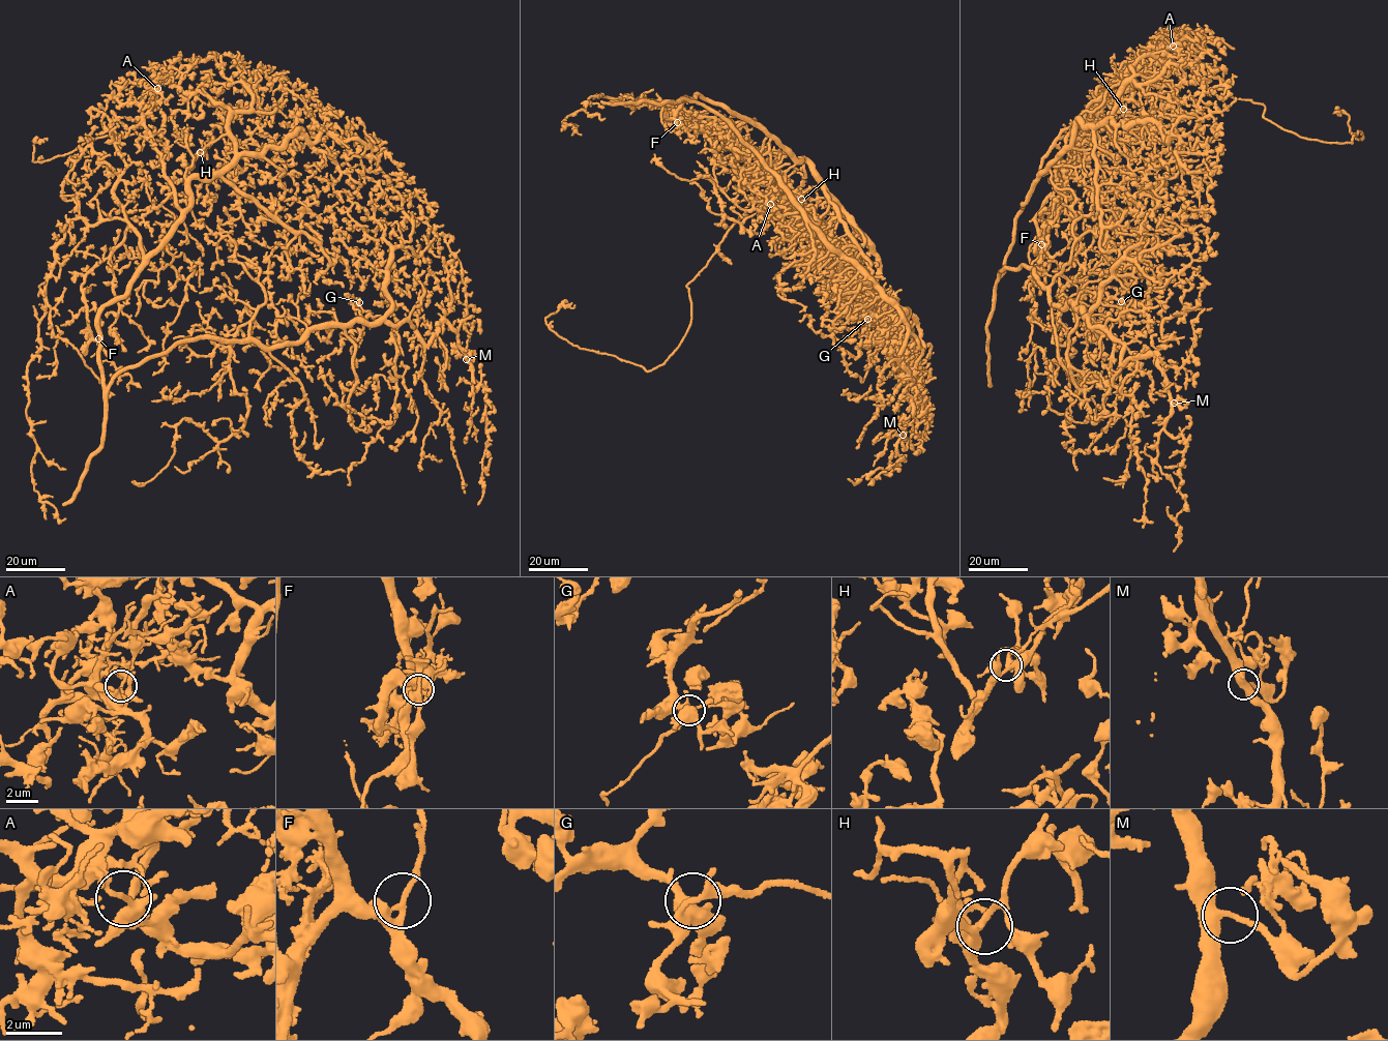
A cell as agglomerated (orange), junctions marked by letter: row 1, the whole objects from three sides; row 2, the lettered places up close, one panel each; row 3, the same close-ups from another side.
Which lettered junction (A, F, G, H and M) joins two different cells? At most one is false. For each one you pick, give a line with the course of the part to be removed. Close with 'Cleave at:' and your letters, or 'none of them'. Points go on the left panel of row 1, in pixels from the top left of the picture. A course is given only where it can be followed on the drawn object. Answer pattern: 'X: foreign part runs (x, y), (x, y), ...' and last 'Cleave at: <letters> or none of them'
A: foreign part runs (157, 88), (143, 93), (142, 124), (134, 129), (163, 142), (108, 136), (34, 162), (34, 143), (47, 141)
Cleave at: A

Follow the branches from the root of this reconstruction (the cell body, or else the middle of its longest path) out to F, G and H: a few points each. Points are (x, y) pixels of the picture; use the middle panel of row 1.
F: (877, 267), (874, 244), (809, 165), (755, 119), (734, 127), (681, 112), (681, 105), (677, 122)
G: (877, 267), (885, 319), (916, 322), (879, 296), (867, 319)
H: (877, 267), (874, 244), (832, 199), (801, 199)

